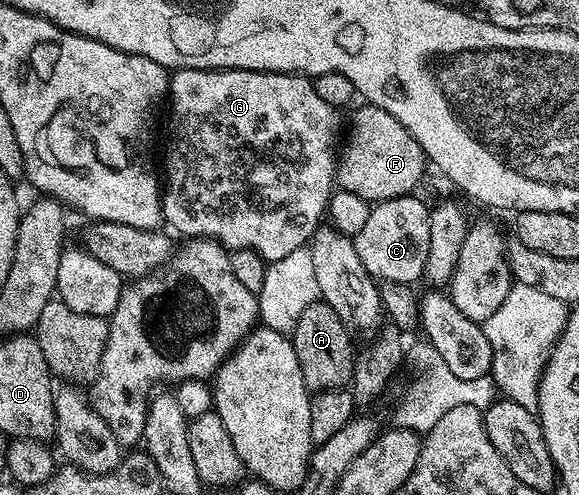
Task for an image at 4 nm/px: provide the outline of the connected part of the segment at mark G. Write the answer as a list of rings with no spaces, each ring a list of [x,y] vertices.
[[[184,67],[176,70],[169,79],[169,100],[171,99],[171,156],[167,159],[167,175],[165,171],[165,190],[162,192],[161,198],[163,200],[163,223],[166,226],[171,226],[172,232],[180,231],[183,237],[210,237],[223,244],[224,247],[230,249],[232,252],[237,250],[255,250],[261,258],[265,259],[268,264],[281,259],[281,257],[288,256],[294,250],[301,250],[306,248],[311,242],[311,236],[321,226],[325,219],[325,212],[328,210],[331,193],[336,186],[336,164],[337,153],[331,149],[331,141],[335,135],[335,111],[326,103],[325,100],[319,96],[319,91],[314,87],[312,80],[305,75],[287,75],[284,71],[206,71],[205,69],[189,69]]]

